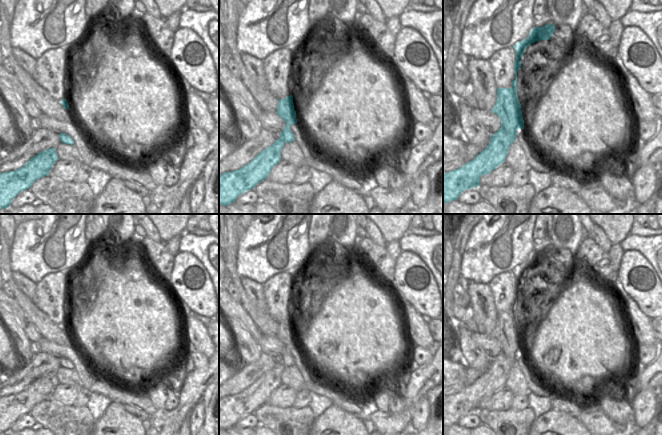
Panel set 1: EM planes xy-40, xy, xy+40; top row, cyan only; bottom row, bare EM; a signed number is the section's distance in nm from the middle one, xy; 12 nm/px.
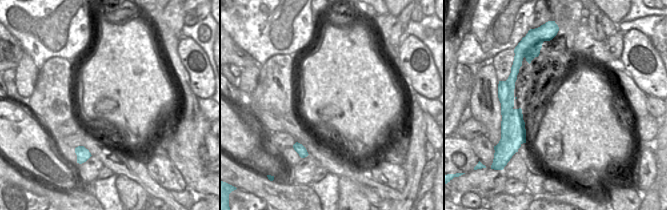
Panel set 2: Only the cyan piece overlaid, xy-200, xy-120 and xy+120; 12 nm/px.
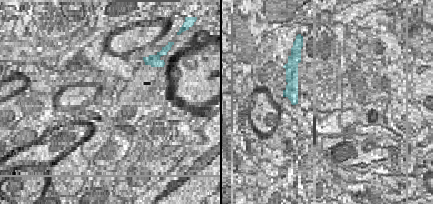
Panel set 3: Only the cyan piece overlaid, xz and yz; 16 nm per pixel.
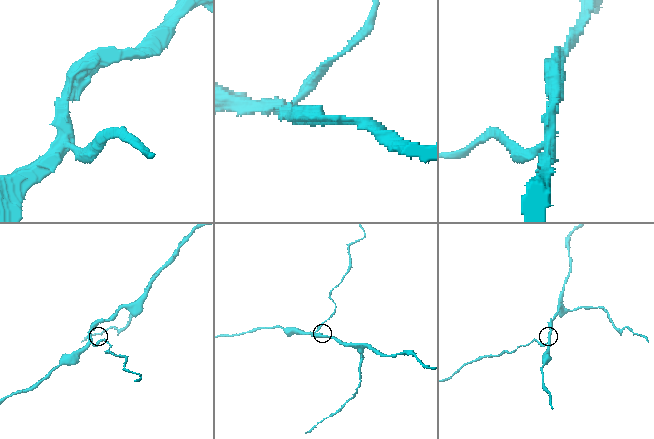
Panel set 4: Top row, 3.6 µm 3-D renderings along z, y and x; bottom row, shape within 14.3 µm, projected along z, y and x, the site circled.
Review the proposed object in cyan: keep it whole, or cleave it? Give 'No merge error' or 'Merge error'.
Merge error

